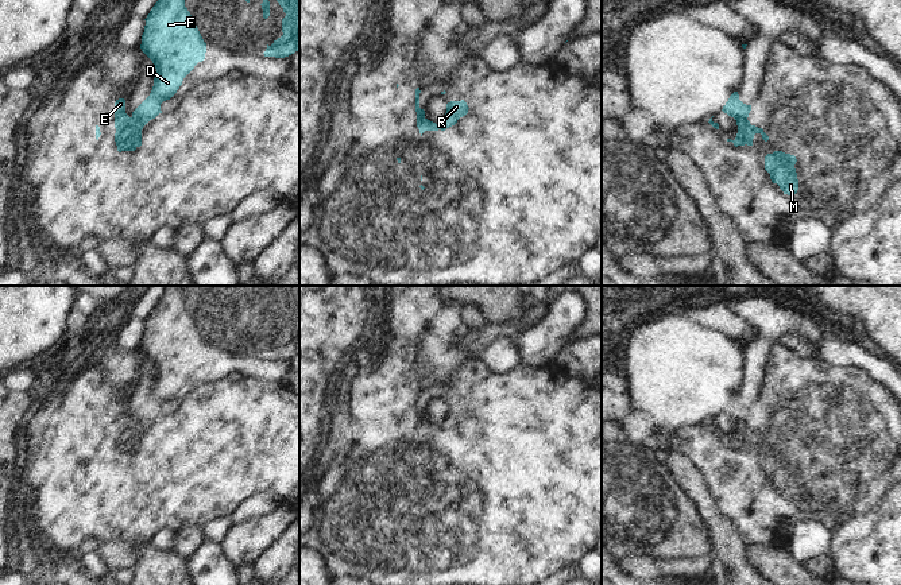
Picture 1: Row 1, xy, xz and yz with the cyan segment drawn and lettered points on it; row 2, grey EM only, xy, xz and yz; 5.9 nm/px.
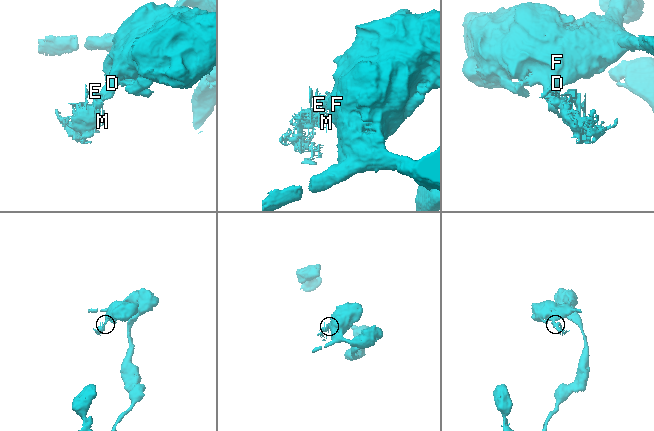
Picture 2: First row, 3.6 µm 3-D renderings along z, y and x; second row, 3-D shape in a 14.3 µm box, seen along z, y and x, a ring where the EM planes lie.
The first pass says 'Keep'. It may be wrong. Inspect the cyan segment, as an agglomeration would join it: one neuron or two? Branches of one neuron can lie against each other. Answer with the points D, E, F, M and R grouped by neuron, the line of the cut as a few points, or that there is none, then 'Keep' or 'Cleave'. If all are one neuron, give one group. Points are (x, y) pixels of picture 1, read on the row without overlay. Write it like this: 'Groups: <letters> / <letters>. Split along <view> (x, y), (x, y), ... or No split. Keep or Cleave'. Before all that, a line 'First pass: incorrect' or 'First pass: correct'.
First pass: incorrect
Groups: D F R / E M. Split along yz (746, 419), (742, 432), (738, 434). Cleave.

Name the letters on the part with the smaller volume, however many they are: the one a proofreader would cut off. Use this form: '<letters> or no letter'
E, M

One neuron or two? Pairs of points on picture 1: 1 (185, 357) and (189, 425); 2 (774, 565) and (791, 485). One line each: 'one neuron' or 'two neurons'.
1: two neurons
2: two neurons

